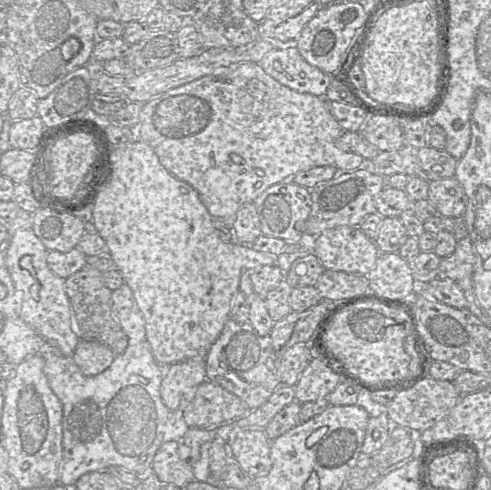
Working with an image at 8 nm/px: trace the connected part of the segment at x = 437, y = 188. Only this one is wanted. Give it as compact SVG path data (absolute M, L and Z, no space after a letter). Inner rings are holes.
M455 177L431 181L427 199L444 217L463 217L466 212L467 197Z

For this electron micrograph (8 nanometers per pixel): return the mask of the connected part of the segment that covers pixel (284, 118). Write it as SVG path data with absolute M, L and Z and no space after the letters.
M242 62L231 64L215 70L212 74L203 76L188 84L170 89L163 94L143 104L140 112L140 120L133 129L135 135L147 143L156 153L160 163L176 178L191 185L199 194L201 201L212 217L224 222L228 228L233 228L236 213L245 203L253 201L269 187L282 182L286 178L293 178L293 175L307 171L313 167L330 165L336 167L339 172L351 172L364 165L365 159L352 152L341 150L336 145L336 140L345 131L336 119L332 116L325 98L310 93L297 92L268 75L262 67L255 62Z

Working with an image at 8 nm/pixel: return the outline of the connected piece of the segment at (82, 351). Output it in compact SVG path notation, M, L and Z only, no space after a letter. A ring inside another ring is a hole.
M80 339L73 353L76 365L85 376L96 376L110 367L115 354L104 343Z

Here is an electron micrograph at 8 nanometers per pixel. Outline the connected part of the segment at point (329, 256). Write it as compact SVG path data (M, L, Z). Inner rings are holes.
M359 226L324 230L309 240L311 251L325 270L367 275L375 266L379 250Z

